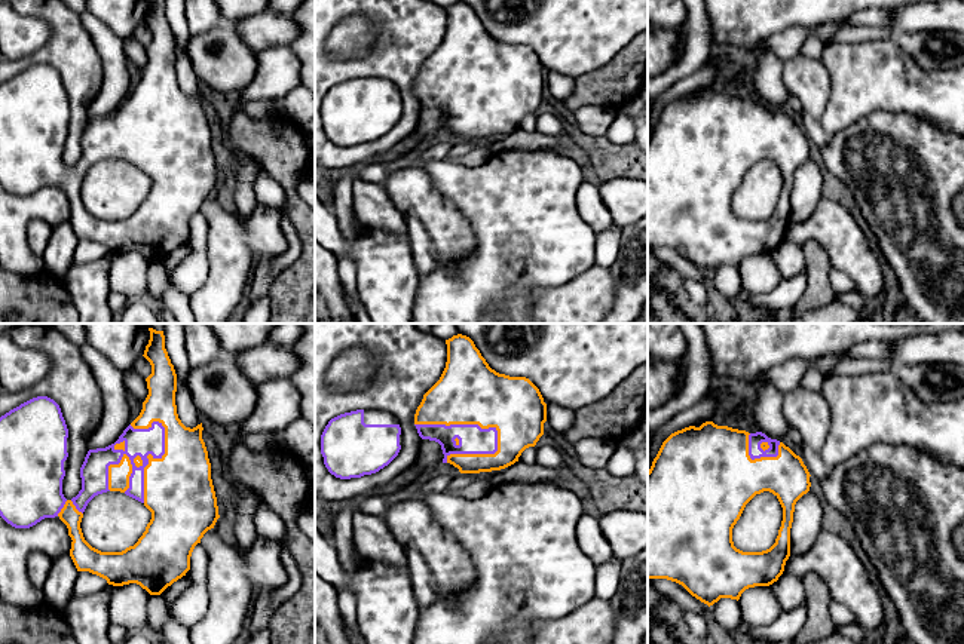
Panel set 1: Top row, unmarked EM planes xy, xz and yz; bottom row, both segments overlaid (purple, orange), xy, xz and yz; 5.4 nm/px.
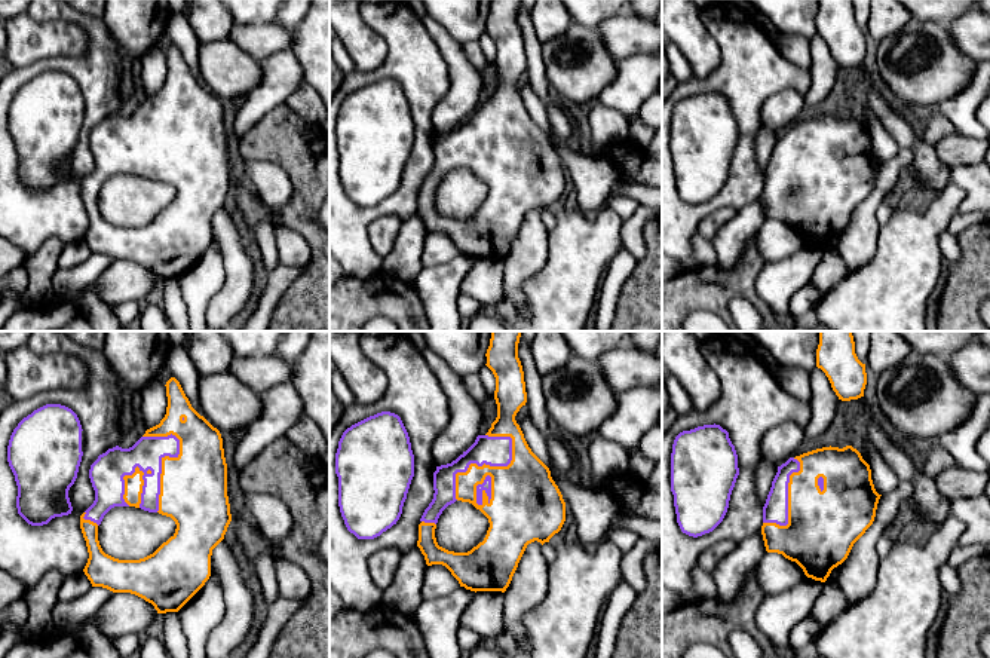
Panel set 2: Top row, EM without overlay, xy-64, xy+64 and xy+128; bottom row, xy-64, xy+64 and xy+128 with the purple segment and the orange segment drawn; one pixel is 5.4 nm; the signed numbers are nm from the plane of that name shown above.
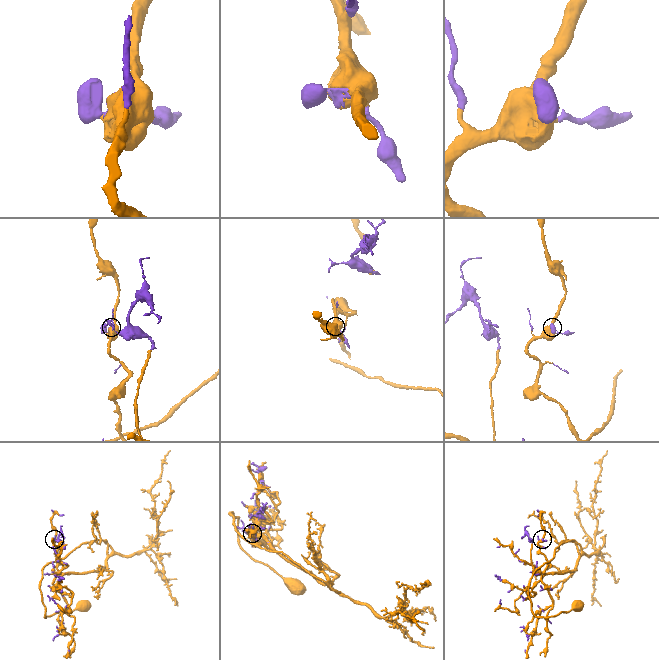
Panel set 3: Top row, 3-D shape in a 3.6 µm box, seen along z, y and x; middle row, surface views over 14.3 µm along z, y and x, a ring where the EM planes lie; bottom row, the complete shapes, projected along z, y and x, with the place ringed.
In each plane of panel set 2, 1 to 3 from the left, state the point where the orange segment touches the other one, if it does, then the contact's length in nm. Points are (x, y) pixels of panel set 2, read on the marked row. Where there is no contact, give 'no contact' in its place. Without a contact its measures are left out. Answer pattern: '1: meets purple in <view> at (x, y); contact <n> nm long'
1: meets purple in xy-64 at (161, 467); contact 440 nm long
2: meets purple in xy+64 at (483, 464); contact 460 nm long
3: meets purple in xy+128 at (787, 501); contact 400 nm long

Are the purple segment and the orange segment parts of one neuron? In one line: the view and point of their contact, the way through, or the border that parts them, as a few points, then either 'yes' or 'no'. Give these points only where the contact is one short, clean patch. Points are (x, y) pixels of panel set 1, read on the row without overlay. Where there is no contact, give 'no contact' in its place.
meets purple in xy at (149, 120); yes

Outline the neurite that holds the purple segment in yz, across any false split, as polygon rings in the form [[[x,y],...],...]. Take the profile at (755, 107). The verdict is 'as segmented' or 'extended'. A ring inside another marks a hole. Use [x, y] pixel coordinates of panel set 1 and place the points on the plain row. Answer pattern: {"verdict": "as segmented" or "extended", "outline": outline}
{"verdict": "extended", "outline": [[[706,89],[700,95],[689,93],[671,101],[662,110],[657,125],[652,129],[651,137],[648,138],[648,246],[667,246],[676,249],[682,252],[692,264],[707,272],[709,275],[717,270],[720,266],[731,266],[738,269],[741,261],[749,255],[772,252],[783,242],[786,229],[790,224],[790,196],[793,190],[795,172],[804,162],[810,159],[810,144],[811,142],[799,123],[796,123],[783,110],[771,107],[762,99],[749,101],[746,98],[738,98],[728,93],[717,93],[713,89]],[[763,159],[772,160],[783,175],[783,188],[778,197],[778,203],[775,206],[775,211],[766,218],[743,220],[734,214],[732,196],[740,187],[746,172],[756,162],[761,162]]]}

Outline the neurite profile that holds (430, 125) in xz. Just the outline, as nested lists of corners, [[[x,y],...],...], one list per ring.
[[[429,107],[420,108],[419,122],[416,126],[419,142],[414,147],[419,148],[420,153],[413,160],[413,163],[423,159],[425,153],[429,150],[426,144],[434,139],[440,132],[443,132],[443,126],[444,122],[438,110]]]

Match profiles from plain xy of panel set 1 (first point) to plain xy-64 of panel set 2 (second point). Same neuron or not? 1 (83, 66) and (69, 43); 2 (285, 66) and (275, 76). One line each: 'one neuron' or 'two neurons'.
1: two neurons
2: one neuron

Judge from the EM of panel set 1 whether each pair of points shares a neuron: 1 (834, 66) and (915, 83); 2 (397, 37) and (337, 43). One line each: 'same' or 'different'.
1: same
2: different

